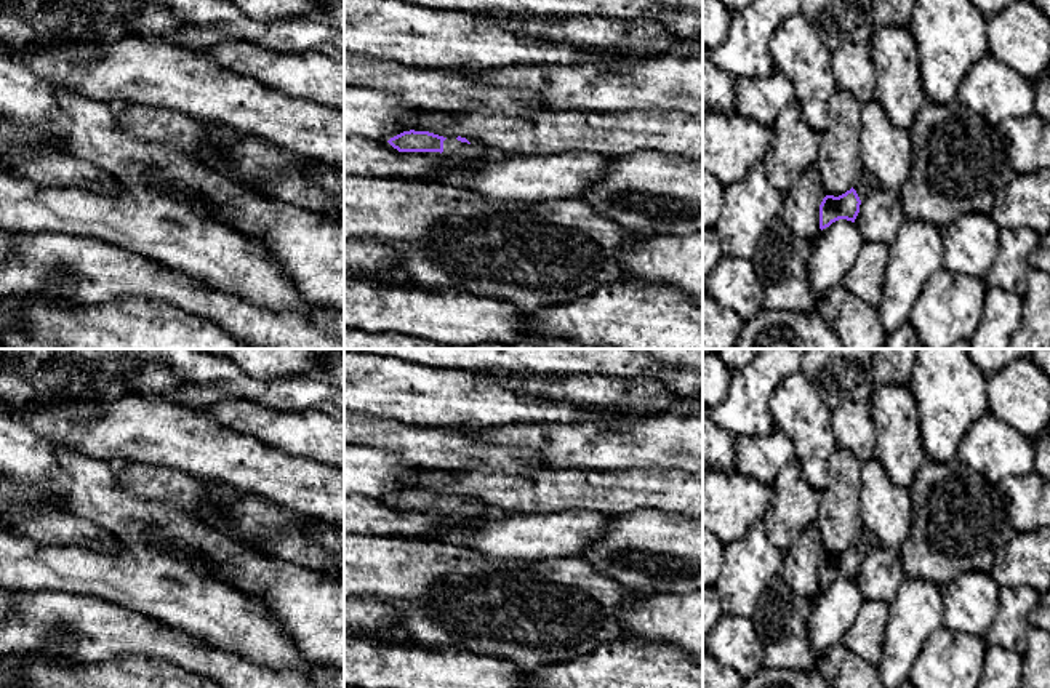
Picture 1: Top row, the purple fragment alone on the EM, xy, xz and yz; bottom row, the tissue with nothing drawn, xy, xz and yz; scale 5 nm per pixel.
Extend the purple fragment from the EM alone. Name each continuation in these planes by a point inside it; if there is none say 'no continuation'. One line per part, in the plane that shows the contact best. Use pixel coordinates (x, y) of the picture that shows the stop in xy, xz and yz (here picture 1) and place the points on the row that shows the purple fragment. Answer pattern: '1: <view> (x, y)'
1: xz (453, 149)

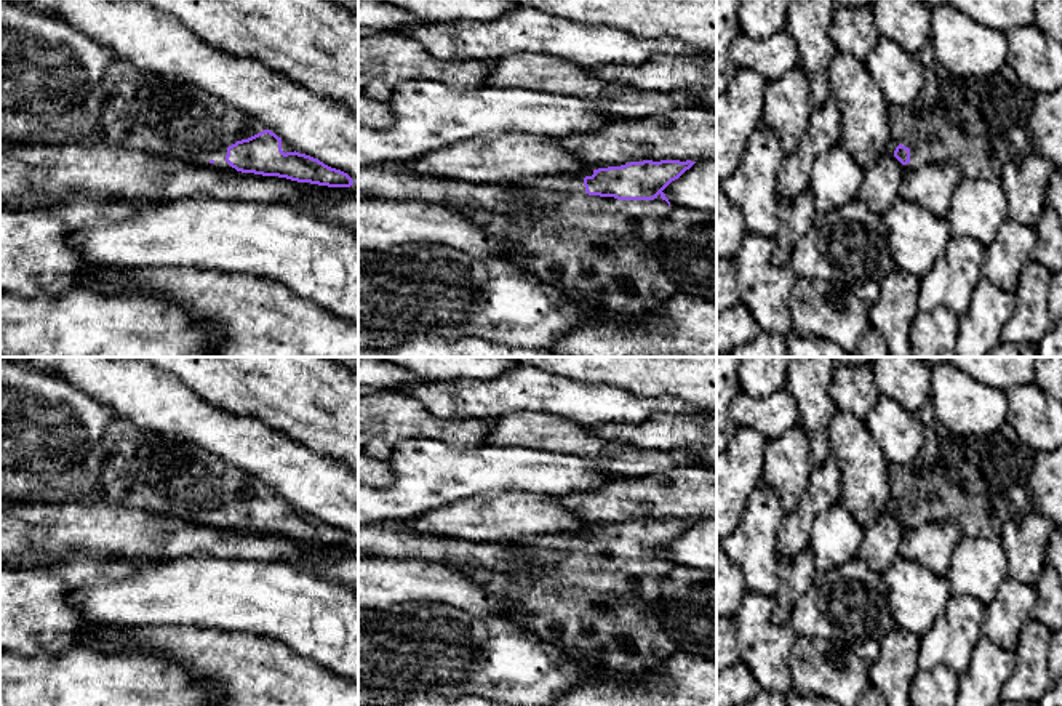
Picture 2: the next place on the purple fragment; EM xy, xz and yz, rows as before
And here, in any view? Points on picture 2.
1: xz (598, 248)

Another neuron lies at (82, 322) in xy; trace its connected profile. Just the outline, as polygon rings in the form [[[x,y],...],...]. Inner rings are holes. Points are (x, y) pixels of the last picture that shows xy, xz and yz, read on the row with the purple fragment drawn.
[[[75,287],[70,291],[53,296],[46,293],[35,293],[32,296],[21,296],[13,293],[0,293],[0,357],[219,357],[213,349],[216,331],[200,330],[189,314],[168,301],[142,296],[142,295],[104,295],[86,287]]]

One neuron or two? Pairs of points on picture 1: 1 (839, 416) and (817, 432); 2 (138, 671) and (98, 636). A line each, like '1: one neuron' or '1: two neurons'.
1: two neurons
2: two neurons

